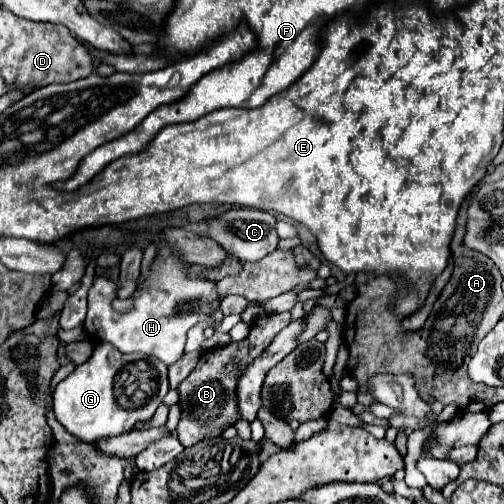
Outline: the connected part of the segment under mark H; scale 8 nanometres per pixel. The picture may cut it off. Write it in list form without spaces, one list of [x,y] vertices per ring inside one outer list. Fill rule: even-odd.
[[[162,250],[152,262],[150,278],[144,280],[142,288],[134,292],[134,310],[118,314],[112,310],[110,302],[116,298],[116,284],[106,278],[94,278],[94,284],[88,292],[88,316],[84,320],[84,330],[90,338],[102,340],[118,348],[122,354],[142,352],[156,356],[166,366],[172,366],[184,356],[186,332],[204,316],[214,312],[214,306],[220,306],[220,298],[214,292],[214,282],[188,278],[184,264],[176,254]]]

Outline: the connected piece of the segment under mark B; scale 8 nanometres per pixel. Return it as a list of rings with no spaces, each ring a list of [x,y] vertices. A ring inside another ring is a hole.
[[[290,312],[282,314],[266,314],[252,322],[248,338],[242,342],[230,342],[228,346],[220,346],[214,350],[206,350],[200,356],[198,366],[190,372],[190,376],[178,386],[180,392],[180,406],[182,406],[182,420],[178,424],[178,438],[184,446],[192,446],[204,438],[220,436],[228,426],[238,420],[238,408],[234,402],[234,388],[236,380],[256,356],[270,344],[270,340],[290,322]]]

